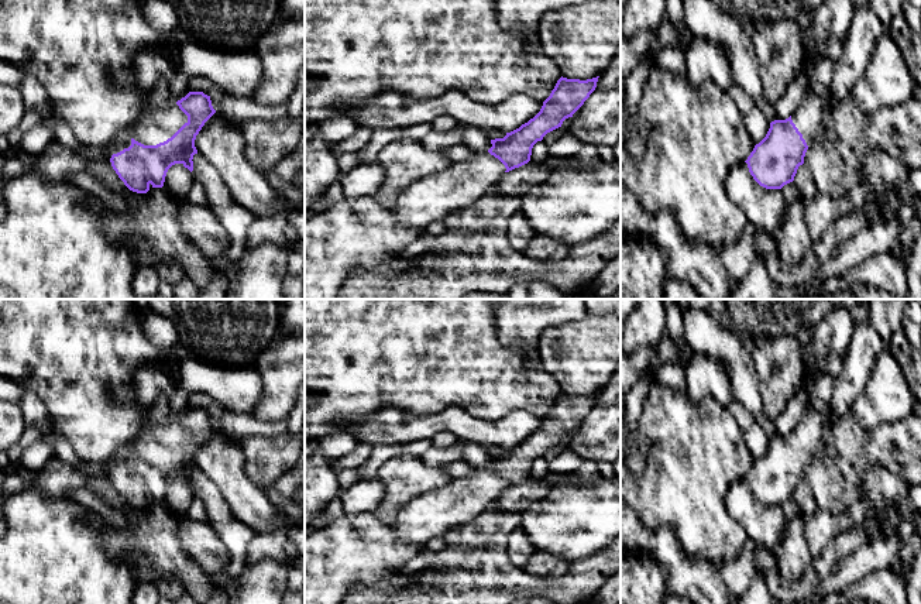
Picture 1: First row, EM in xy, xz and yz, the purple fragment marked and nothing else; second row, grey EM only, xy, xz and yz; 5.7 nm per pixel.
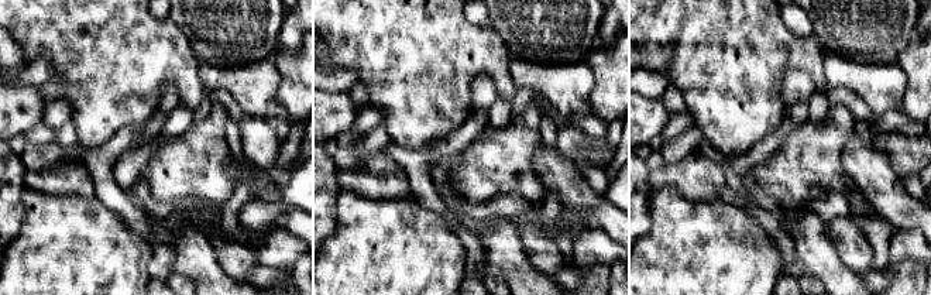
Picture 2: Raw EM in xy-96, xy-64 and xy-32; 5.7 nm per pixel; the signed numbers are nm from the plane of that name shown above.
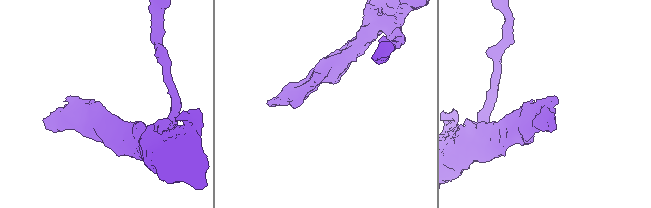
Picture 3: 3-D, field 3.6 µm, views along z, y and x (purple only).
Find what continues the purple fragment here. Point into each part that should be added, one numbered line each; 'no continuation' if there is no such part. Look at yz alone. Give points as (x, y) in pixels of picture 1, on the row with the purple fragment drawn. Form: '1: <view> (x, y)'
1: yz (810, 117)

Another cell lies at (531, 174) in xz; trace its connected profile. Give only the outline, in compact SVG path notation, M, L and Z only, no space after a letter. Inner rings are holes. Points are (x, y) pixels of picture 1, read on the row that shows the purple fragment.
M529 161L527 164L505 172L499 181L501 186L539 185L550 176L550 171L543 164Z

